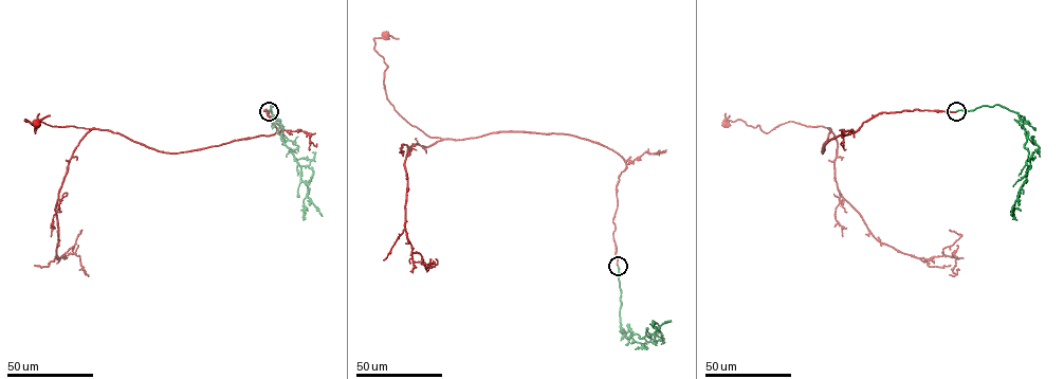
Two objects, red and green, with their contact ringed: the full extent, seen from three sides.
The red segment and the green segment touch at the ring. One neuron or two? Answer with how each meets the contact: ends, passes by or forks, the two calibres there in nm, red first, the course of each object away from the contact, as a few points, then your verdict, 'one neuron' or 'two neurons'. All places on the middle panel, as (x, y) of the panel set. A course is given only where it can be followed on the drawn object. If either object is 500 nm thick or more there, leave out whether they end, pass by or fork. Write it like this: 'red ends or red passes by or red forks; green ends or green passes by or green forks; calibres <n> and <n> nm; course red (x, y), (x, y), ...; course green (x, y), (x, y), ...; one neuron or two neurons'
red ends; green ends; calibres 240 and 240 nm; course red (618, 266), (620, 155), (557, 133), (428, 137), (387, 98), (373, 39), (385, 35); course green (618, 266), (621, 328), (640, 338), (649, 337), (656, 330), (652, 326); one neuron

